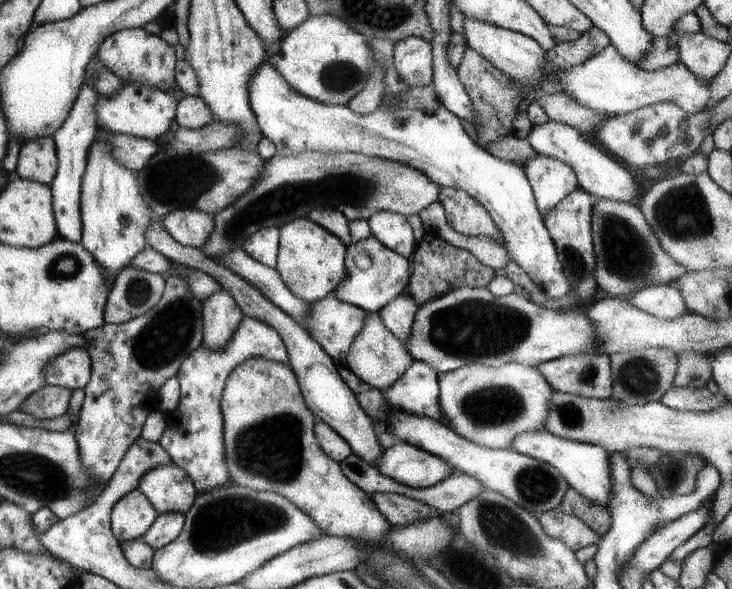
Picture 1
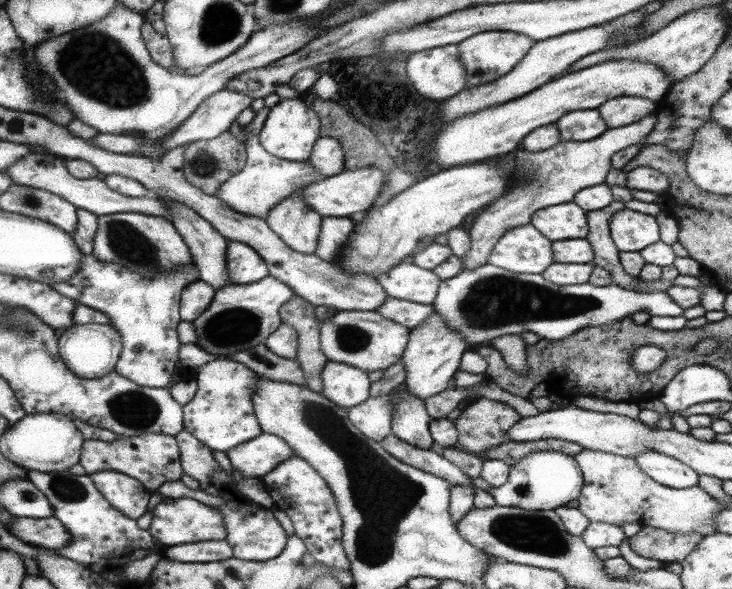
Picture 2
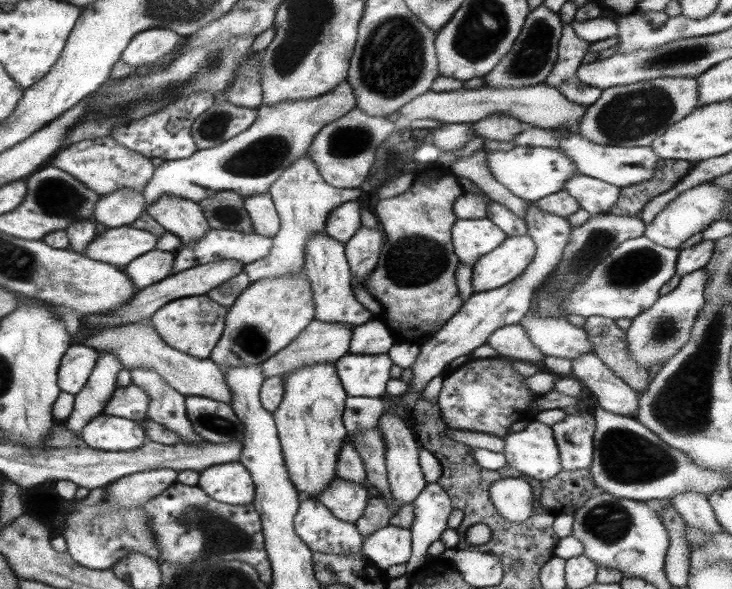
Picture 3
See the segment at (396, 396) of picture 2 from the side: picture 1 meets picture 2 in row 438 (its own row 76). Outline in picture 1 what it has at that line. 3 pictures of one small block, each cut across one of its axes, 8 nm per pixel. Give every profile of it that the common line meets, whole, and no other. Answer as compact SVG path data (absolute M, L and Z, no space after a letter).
M409 35L394 43L392 51L394 69L408 88L425 86L432 79L432 46L429 41Z

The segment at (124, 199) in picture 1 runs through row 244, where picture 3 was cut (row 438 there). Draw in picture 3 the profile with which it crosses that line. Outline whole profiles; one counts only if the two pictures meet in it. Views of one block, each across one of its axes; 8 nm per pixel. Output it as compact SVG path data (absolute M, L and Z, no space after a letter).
M103 413L91 417L79 435L88 447L104 451L136 449L146 440L138 422Z

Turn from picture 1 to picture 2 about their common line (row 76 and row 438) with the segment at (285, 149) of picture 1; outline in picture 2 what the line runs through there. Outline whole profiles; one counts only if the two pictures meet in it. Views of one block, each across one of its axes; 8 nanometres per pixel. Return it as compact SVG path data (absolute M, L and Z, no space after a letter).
M261 431L255 438L230 448L225 454L234 472L239 472L243 478L261 478L294 452L279 436Z

